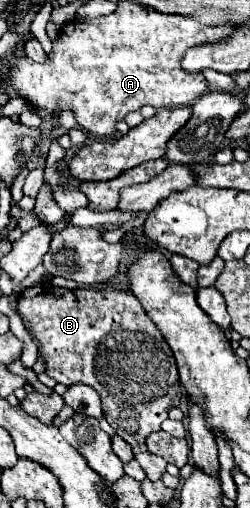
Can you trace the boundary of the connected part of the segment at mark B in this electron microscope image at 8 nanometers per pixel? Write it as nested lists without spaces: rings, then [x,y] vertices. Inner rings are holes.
[[[37,283],[17,297],[17,309],[21,319],[33,333],[35,341],[39,343],[39,357],[45,361],[47,367],[45,373],[55,381],[65,383],[67,387],[79,383],[93,387],[101,397],[103,415],[109,425],[117,431],[119,437],[123,437],[131,445],[133,457],[147,473],[147,479],[159,481],[165,473],[167,463],[145,449],[145,437],[161,427],[171,407],[179,405],[181,383],[169,345],[165,343],[153,321],[145,317],[139,301],[129,291],[117,289],[113,285],[107,285],[105,289],[79,287],[75,291],[67,291],[53,287],[51,283]]]

